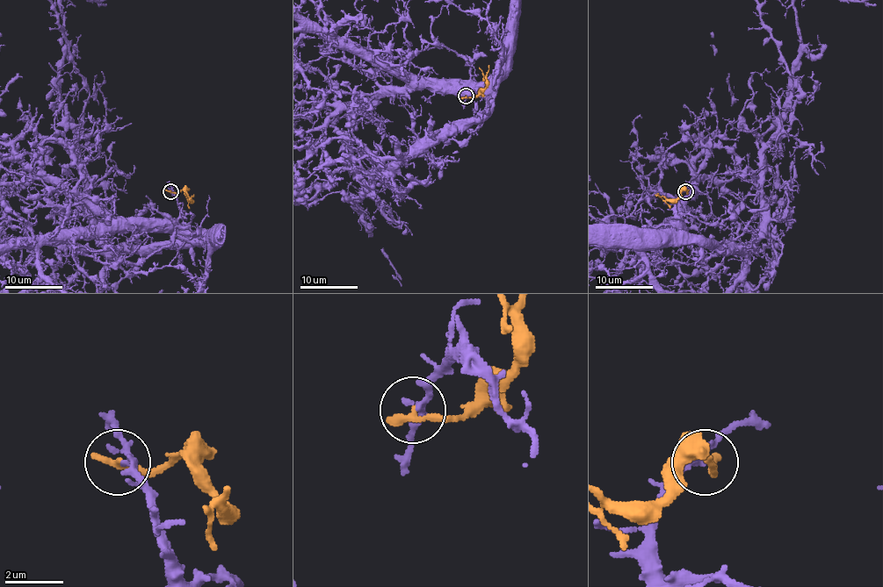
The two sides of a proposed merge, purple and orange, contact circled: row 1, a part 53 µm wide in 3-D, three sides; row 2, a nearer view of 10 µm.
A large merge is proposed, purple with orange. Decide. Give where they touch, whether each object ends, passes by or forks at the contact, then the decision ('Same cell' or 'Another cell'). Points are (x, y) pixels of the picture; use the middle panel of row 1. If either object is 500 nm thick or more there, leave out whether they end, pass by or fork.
Place: (466, 96). At the ring purple passes by. At the ring orange ends. Another cell

